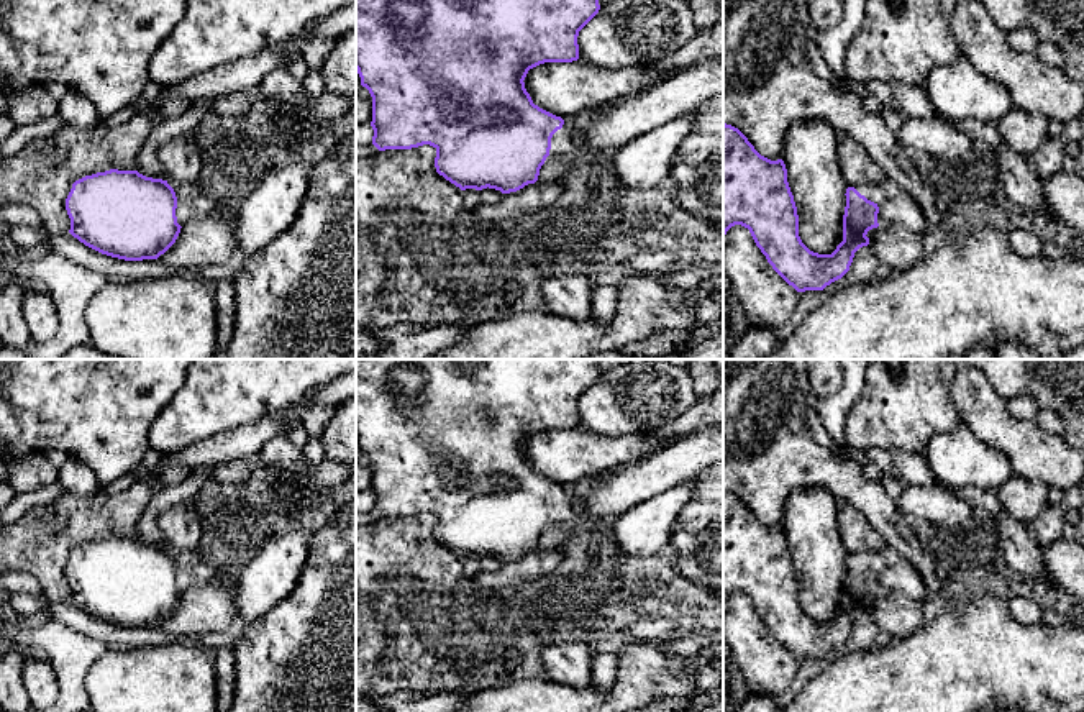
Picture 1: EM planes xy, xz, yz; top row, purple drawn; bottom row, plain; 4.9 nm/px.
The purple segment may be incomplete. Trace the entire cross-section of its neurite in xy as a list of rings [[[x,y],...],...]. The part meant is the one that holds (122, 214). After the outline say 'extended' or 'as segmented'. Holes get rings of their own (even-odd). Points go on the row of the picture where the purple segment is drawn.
[[[110,169],[75,180],[66,199],[66,210],[71,218],[69,233],[85,246],[112,258],[143,261],[157,259],[175,243],[185,223],[216,213],[220,205],[198,184],[174,182],[171,187],[167,180],[146,177],[138,171]]] | extended

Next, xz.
[[[356,0],[356,71],[361,85],[372,97],[372,144],[379,151],[412,149],[430,144],[436,149],[435,167],[440,176],[466,189],[495,189],[510,194],[536,180],[571,179],[576,167],[579,148],[574,144],[571,131],[564,128],[564,120],[533,103],[525,89],[525,77],[530,69],[544,62],[572,62],[579,59],[579,31],[599,13],[599,0]]] | extended

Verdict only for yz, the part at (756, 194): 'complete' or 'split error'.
split error

